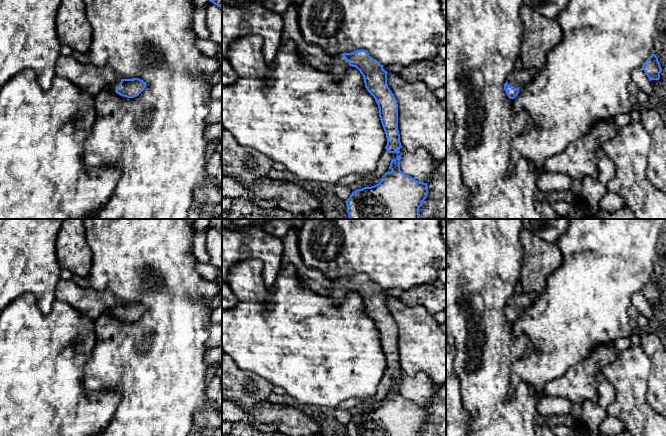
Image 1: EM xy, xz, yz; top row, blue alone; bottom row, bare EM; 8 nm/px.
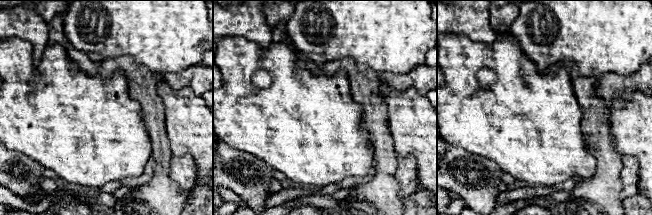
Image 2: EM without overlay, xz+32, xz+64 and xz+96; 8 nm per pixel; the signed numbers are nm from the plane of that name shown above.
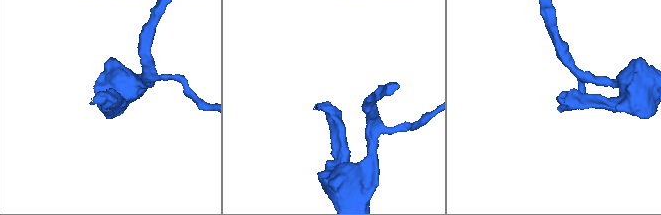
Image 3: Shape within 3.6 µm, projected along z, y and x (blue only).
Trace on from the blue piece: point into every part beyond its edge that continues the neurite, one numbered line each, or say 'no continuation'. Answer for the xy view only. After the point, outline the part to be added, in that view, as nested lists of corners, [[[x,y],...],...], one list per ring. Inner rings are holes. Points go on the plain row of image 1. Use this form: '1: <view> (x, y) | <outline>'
1: xy (90, 302) | [[[72,279],[59,280],[55,299],[70,304],[92,320],[97,319],[104,311],[110,311],[112,315],[115,315],[121,306],[121,302],[110,291],[82,288]]]

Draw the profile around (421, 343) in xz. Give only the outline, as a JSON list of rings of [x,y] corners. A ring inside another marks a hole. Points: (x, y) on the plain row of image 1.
[[[387,297],[387,308],[398,328],[398,354],[403,374],[425,373],[437,386],[438,392],[446,384],[446,334],[440,329],[440,324],[425,307],[407,306],[396,297]]]

